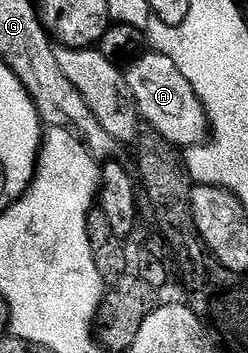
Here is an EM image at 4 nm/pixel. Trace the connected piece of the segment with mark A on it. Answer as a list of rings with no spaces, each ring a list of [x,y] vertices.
[[[144,52],[134,59],[125,70],[127,89],[139,110],[139,117],[146,125],[152,126],[165,140],[180,148],[200,145],[208,137],[207,113],[193,92],[193,84],[181,76],[177,64],[169,56]]]

